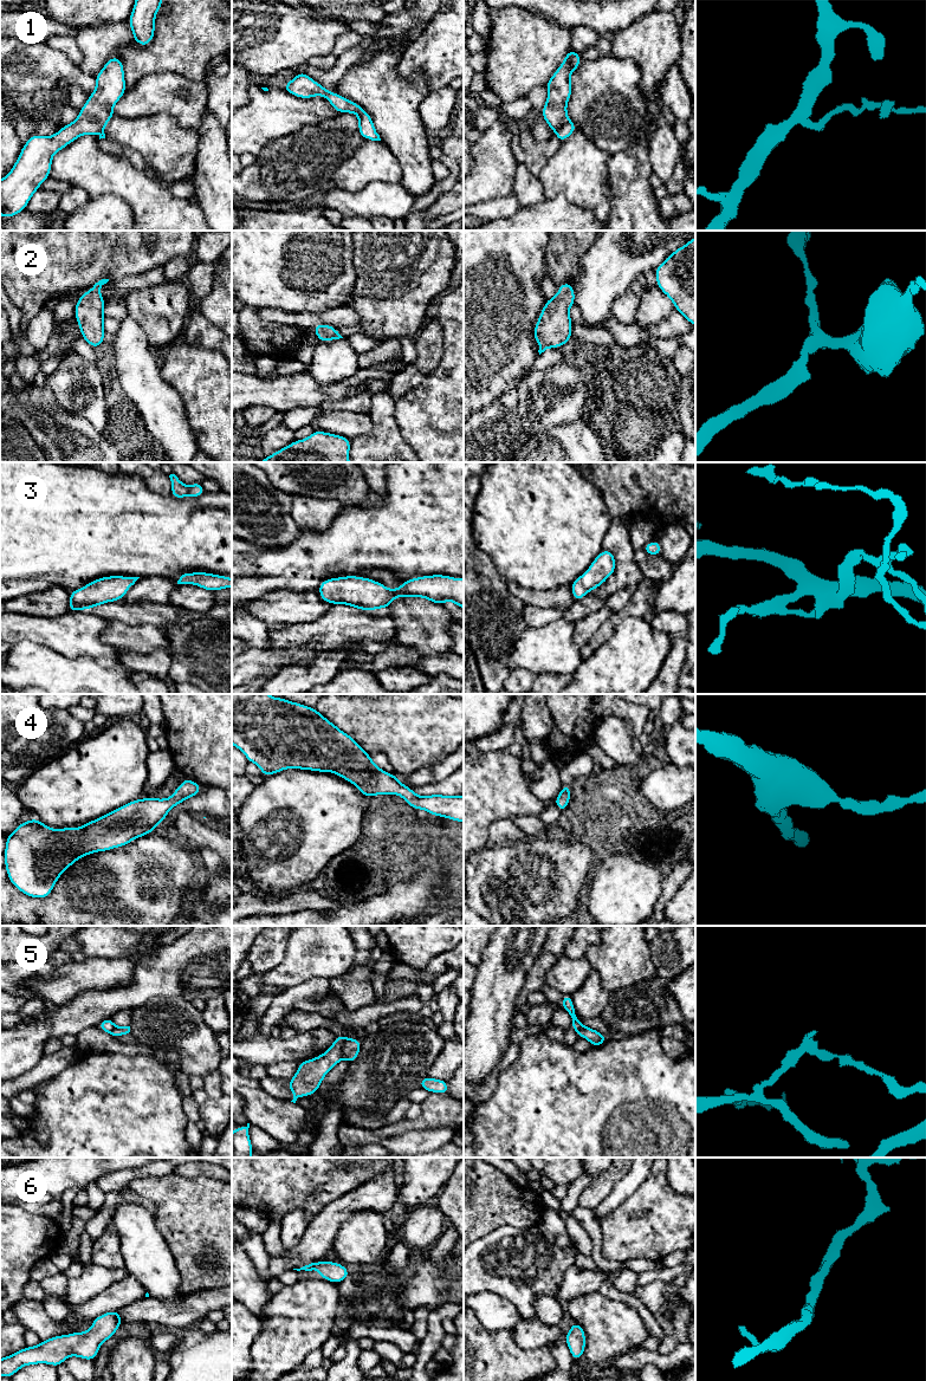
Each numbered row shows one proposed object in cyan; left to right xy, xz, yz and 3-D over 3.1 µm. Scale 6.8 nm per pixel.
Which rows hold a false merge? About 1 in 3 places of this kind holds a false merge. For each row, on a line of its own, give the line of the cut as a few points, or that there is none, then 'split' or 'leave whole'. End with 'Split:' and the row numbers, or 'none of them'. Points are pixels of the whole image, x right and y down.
1: yz (569, 121), (556, 133) | split
2: no cut | leave whole
3: no cut | leave whole
4: no cut | leave whole
5: xz (350, 1037), (344, 1042), (341, 1056) | split
6: no cut | leave whole
Split: 1, 5

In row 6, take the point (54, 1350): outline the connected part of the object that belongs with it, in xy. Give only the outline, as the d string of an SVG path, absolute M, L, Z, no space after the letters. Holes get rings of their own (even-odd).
M114 1310L96 1317L91 1328L85 1333L76 1331L53 1336L35 1347L25 1347L0 1359L0 1377L12 1377L20 1368L28 1364L47 1363L59 1367L70 1356L93 1361L101 1344L110 1340L122 1323L124 1321L118 1310Z

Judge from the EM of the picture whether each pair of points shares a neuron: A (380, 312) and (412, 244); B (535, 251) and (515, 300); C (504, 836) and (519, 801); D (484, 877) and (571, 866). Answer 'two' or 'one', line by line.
A: one
B: one
C: two
D: one

